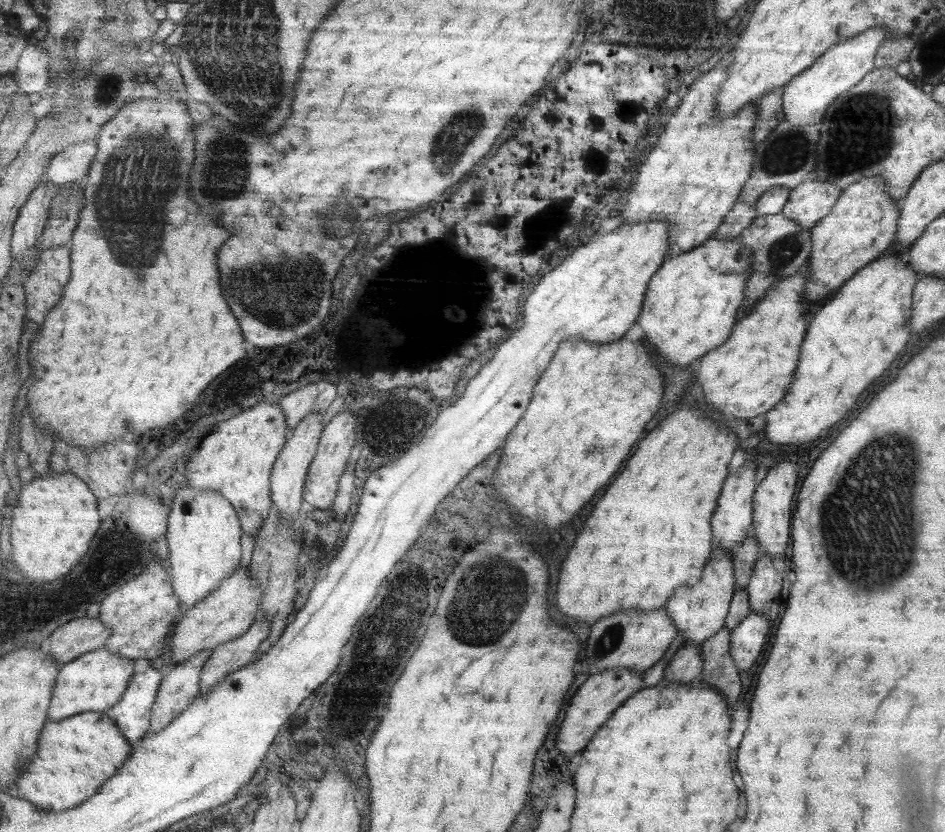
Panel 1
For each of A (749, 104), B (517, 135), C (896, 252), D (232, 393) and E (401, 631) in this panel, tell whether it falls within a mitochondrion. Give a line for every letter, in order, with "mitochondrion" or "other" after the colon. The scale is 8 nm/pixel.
A: other
B: other
C: other
D: other
E: other

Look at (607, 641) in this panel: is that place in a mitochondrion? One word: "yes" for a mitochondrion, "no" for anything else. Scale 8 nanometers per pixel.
yes

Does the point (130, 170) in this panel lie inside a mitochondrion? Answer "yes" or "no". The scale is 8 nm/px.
yes

